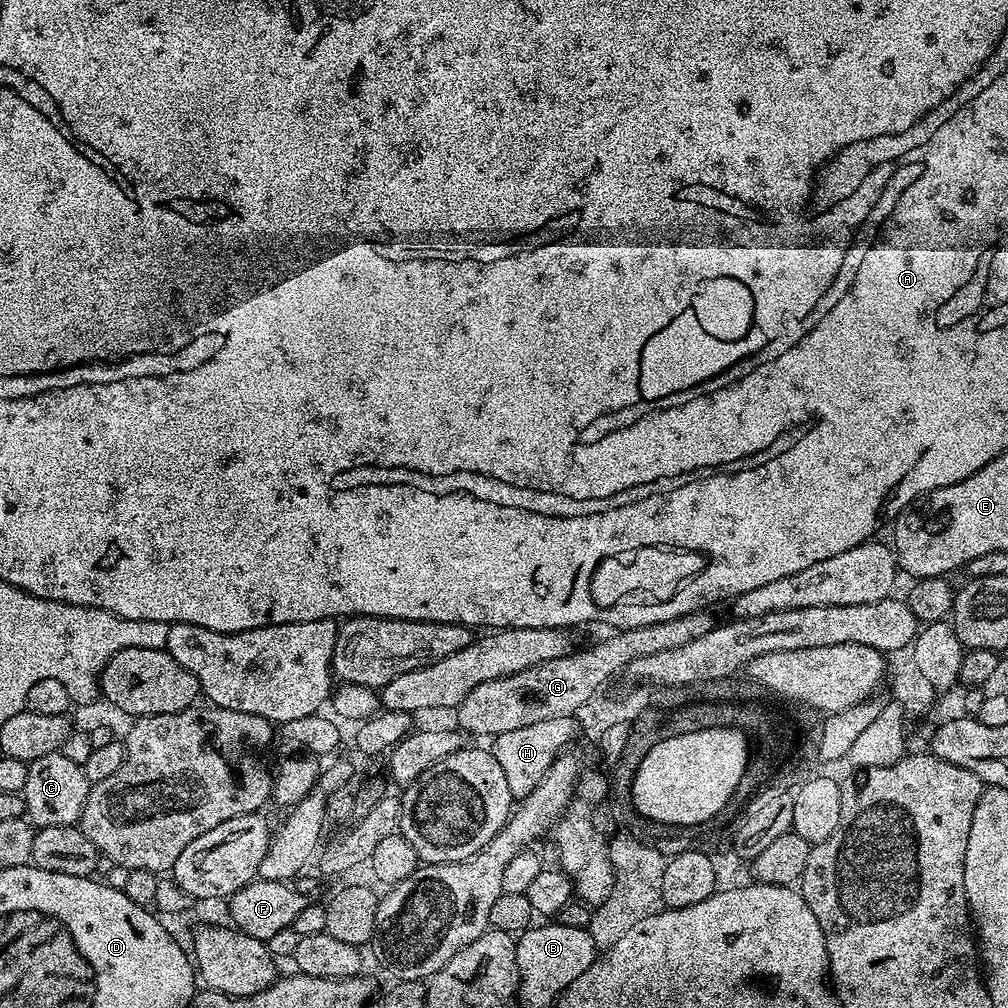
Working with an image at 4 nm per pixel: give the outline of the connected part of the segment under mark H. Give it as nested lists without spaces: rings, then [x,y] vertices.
[[[573,717],[549,718],[524,726],[522,729],[507,731],[491,741],[490,751],[498,758],[498,766],[506,773],[506,786],[510,786],[513,797],[523,798],[531,794],[542,778],[550,770],[550,766],[561,752],[576,736],[576,720]]]

